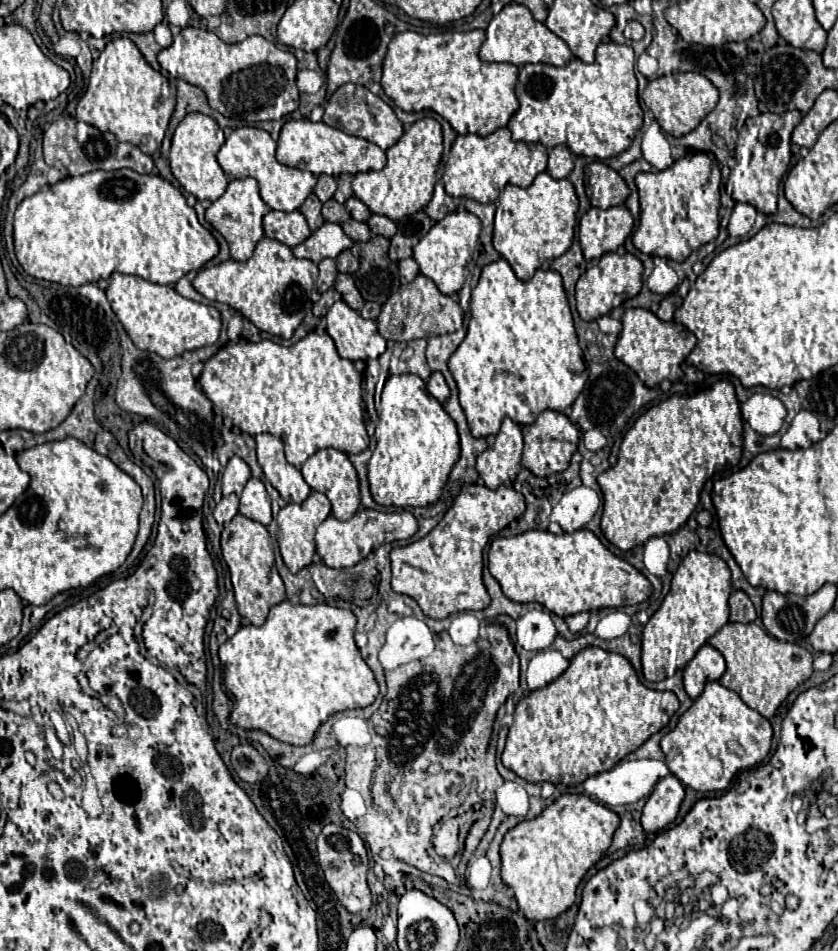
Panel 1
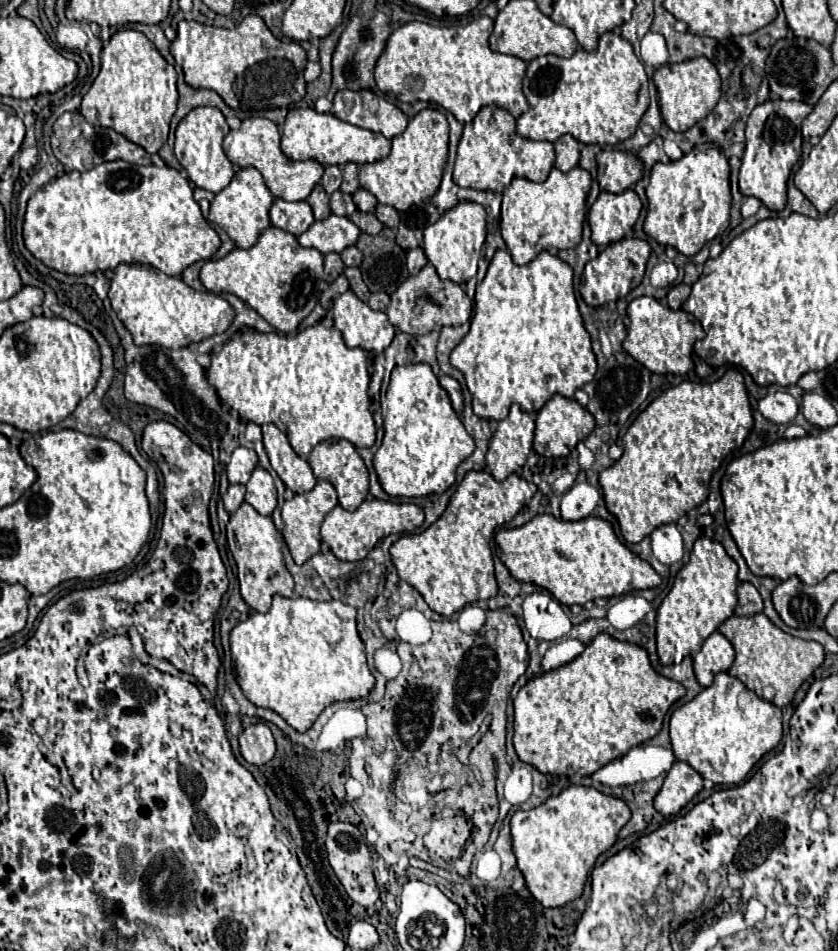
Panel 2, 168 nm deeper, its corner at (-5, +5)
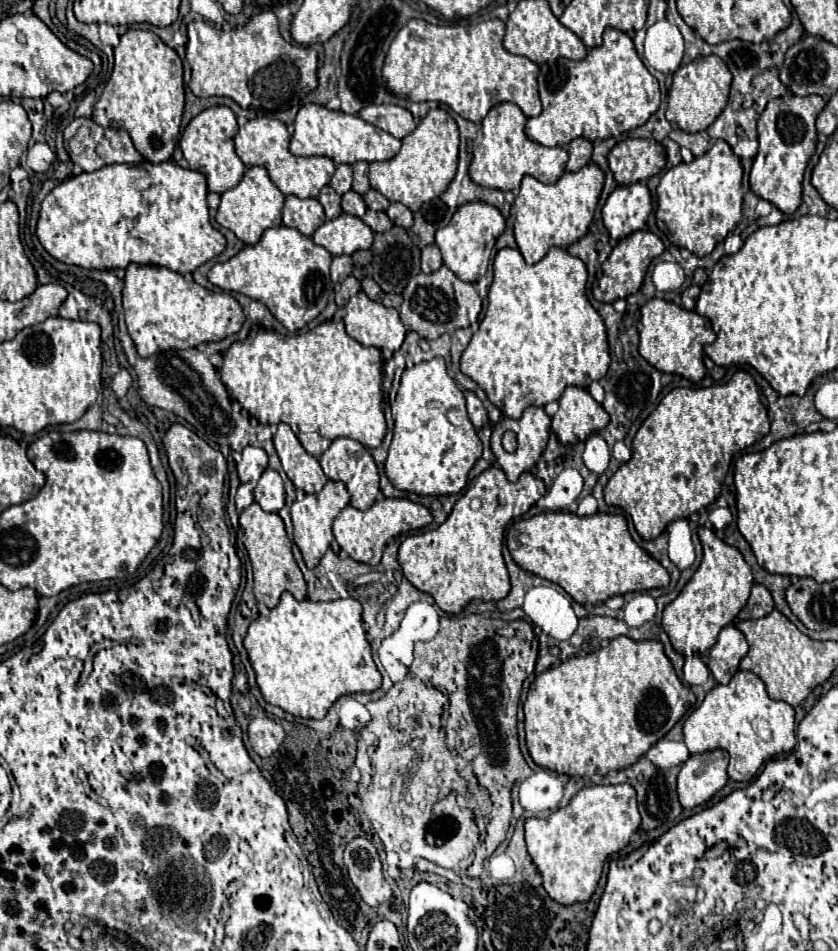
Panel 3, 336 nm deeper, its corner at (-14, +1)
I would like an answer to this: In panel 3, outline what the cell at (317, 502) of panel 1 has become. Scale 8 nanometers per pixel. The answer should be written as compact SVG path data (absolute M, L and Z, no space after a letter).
M328 480L320 492L306 494L302 500L296 500L292 504L290 512L292 512L292 524L294 524L294 542L300 548L308 568L314 568L320 562L320 558L326 554L326 550L330 548L330 544L334 540L332 522L340 514L340 510L344 506L348 506L348 500L350 500L350 496L348 496L346 486L342 482Z

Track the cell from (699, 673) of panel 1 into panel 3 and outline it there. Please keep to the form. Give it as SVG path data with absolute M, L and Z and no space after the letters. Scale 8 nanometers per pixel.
M728 624L722 628L716 644L708 654L708 668L718 684L728 684L730 678L738 672L740 660L746 656L748 644L744 634L734 626Z

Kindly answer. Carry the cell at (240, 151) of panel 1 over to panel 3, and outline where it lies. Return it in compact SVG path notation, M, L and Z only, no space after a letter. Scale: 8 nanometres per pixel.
M254 118L248 120L244 126L240 126L234 144L236 154L246 166L262 166L268 170L270 180L284 196L298 196L298 198L316 198L318 192L330 182L336 166L330 158L324 156L312 156L312 158L300 158L292 156L288 150L290 134L286 130L286 124L276 118Z

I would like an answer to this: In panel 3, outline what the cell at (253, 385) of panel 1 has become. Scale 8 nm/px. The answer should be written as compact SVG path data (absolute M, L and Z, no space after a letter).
M324 322L314 330L294 336L282 336L272 330L260 332L244 342L234 342L228 352L224 352L224 366L220 368L220 378L228 388L230 396L240 402L240 406L254 416L260 424L276 426L286 422L298 436L304 450L320 458L320 454L336 438L352 438L366 448L378 448L386 434L386 420L380 408L382 402L382 354L378 348L366 348L352 340L342 322Z

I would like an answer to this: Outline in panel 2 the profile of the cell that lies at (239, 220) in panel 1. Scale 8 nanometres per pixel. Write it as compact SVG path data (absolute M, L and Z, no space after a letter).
M241 168L233 176L231 184L225 186L219 194L215 194L207 220L221 226L239 248L251 248L257 242L259 234L271 226L269 208L271 208L273 200L275 200L275 196L265 186L263 176L255 168Z

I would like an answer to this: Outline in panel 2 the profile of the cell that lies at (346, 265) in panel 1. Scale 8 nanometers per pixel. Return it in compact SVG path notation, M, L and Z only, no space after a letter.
M349 246L349 248L345 248L345 250L341 252L341 258L343 258L345 266L359 266L361 260L363 260L363 254L359 252L357 246Z

